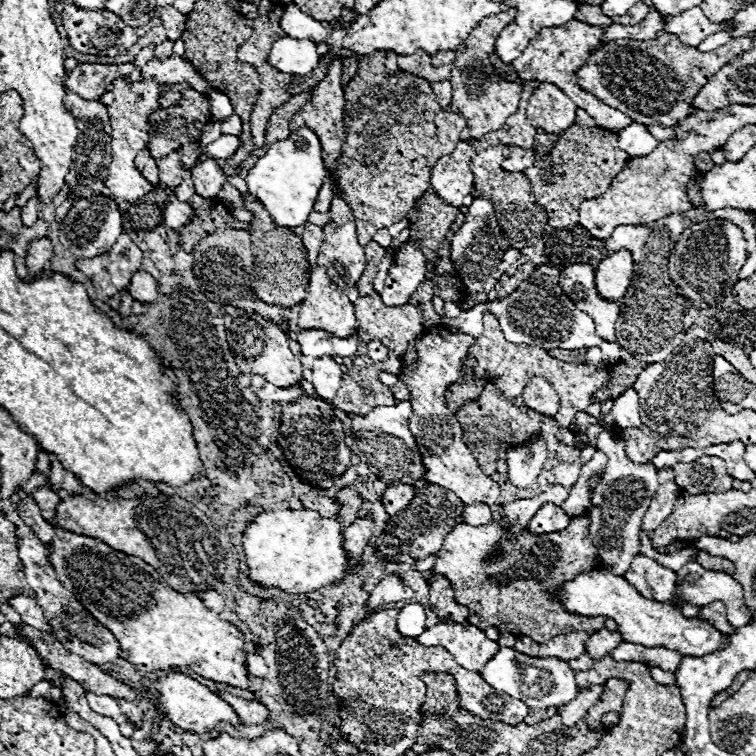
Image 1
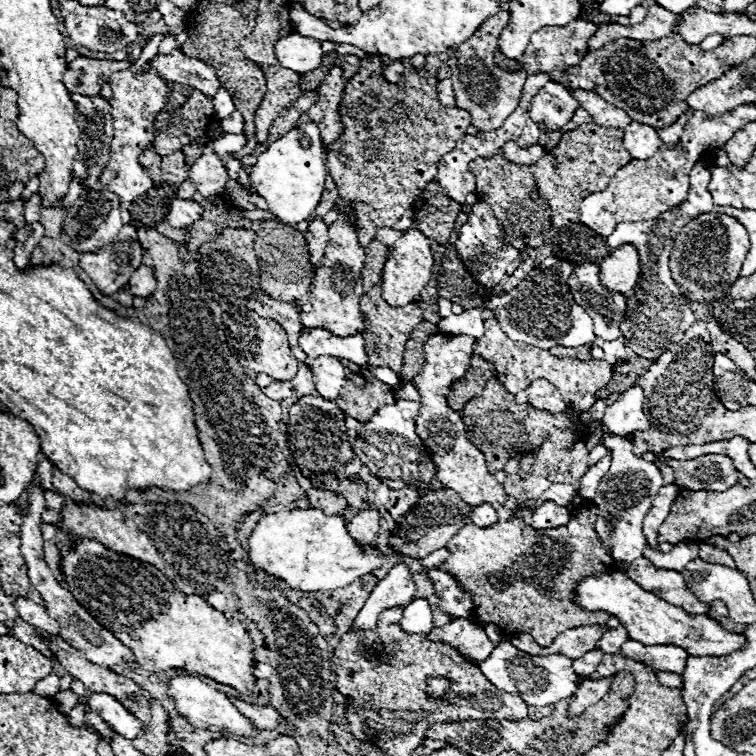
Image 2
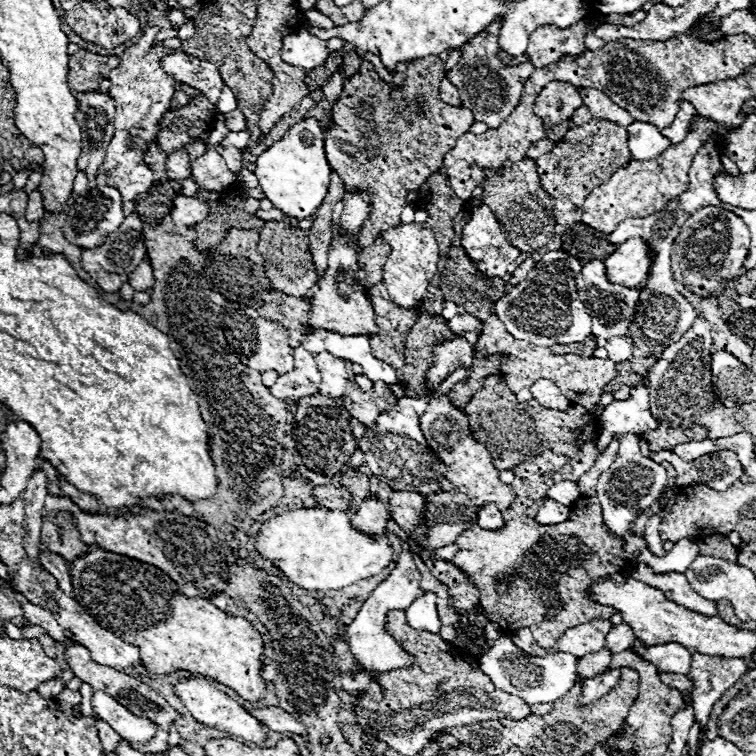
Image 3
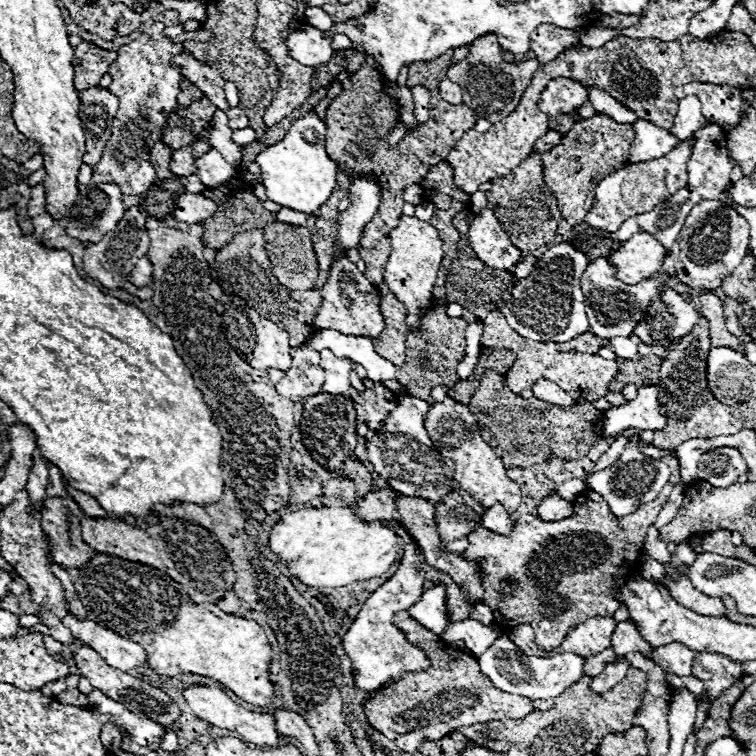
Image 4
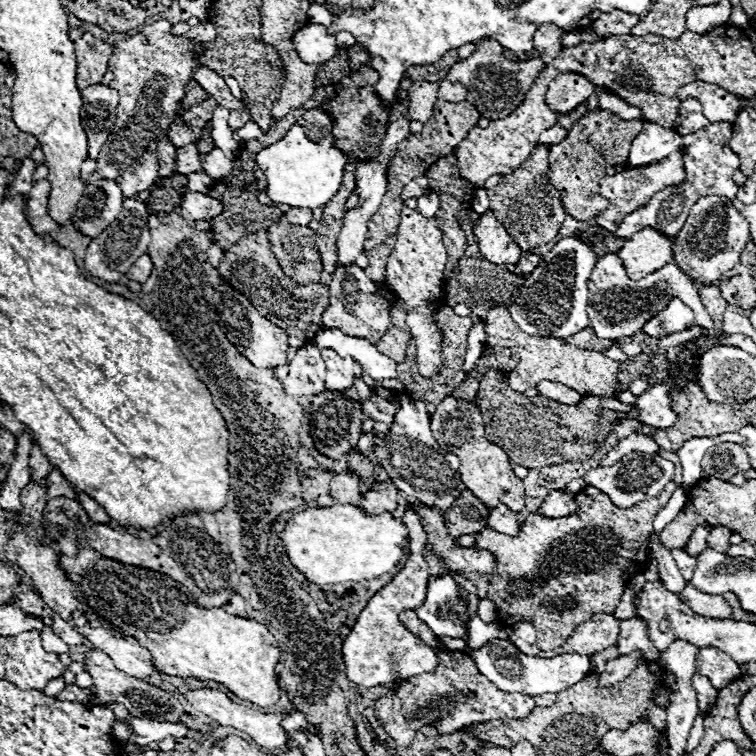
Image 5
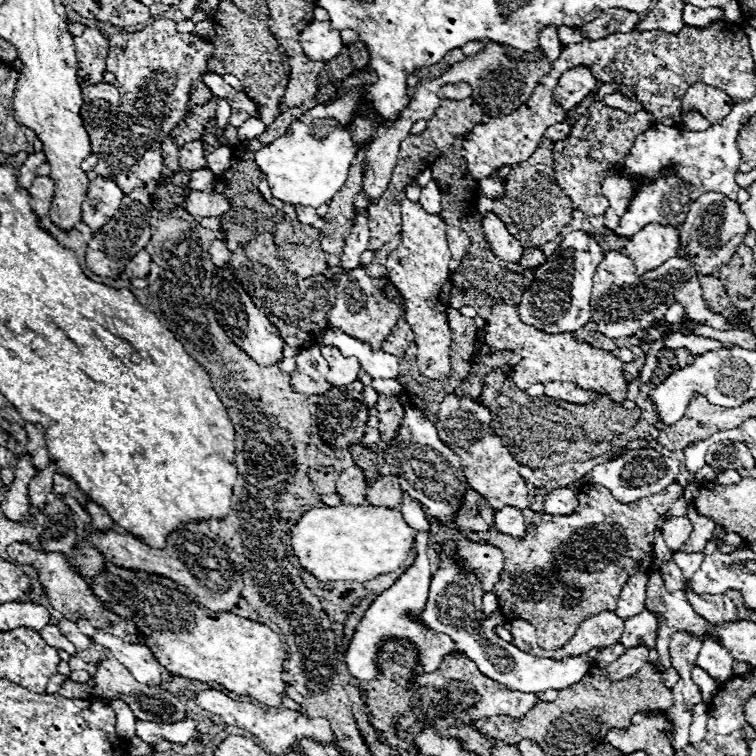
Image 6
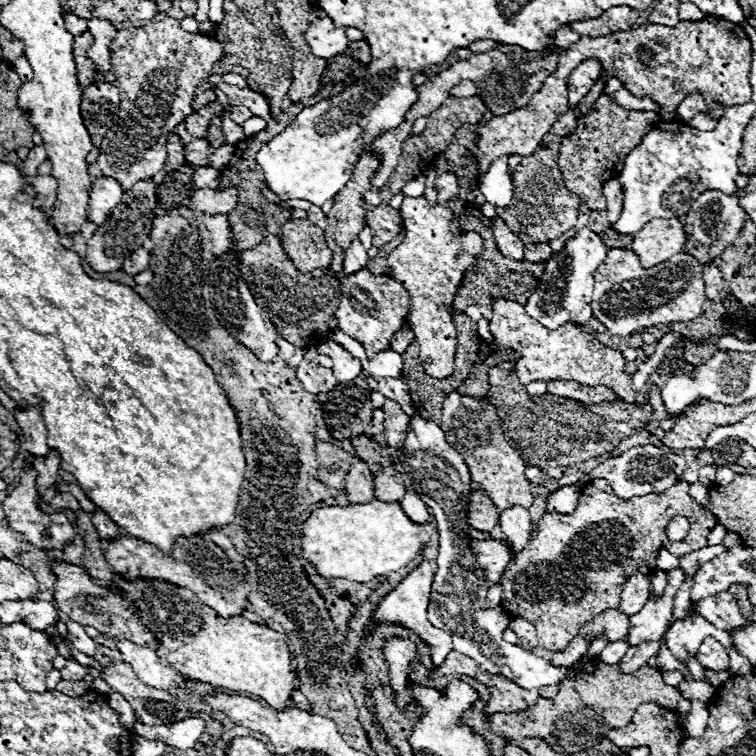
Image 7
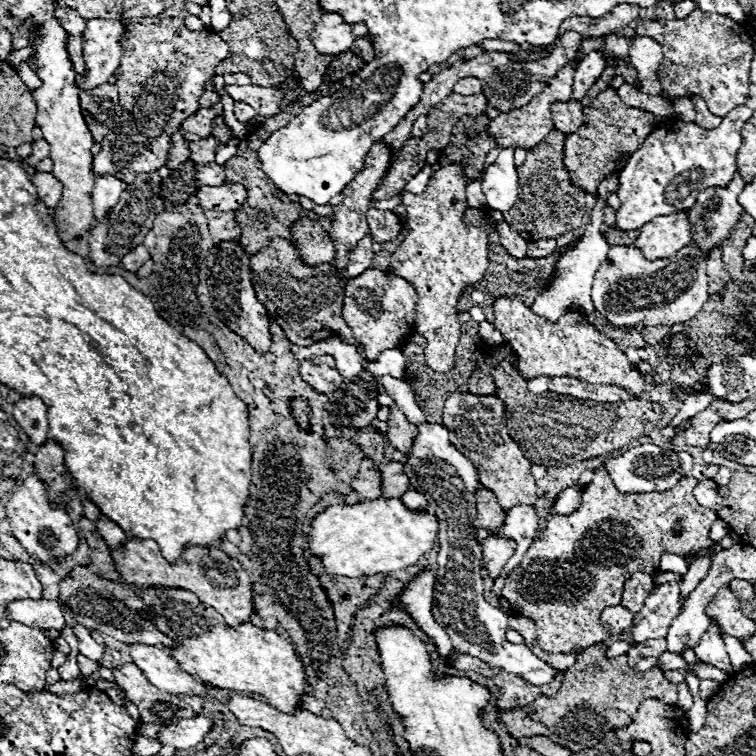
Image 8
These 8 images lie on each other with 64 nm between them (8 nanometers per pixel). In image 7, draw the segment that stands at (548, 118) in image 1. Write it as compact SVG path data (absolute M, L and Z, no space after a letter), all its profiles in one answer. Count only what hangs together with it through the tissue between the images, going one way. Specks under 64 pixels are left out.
M584 60L568 80L568 104L576 106L586 92L596 84L600 78L600 62L598 60Z

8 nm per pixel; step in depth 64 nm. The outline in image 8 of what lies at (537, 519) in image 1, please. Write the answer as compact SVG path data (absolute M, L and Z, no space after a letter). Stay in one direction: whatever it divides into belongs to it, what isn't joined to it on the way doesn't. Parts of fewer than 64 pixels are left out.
M570 486L558 494L554 500L554 514L570 514L582 504L582 488L580 486Z

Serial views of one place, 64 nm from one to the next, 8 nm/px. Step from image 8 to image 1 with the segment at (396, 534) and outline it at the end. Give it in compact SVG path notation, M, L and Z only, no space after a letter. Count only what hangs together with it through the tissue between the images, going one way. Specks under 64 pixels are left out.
M278 510L262 512L244 530L244 556L250 578L264 586L278 586L288 594L314 592L326 586L342 584L348 572L362 570L362 564L350 560L342 548L344 536L340 522L322 518L314 510Z

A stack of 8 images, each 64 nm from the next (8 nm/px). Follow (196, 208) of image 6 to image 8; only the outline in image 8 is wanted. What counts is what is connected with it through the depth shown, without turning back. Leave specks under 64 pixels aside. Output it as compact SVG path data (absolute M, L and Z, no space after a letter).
M224 182L220 186L200 186L198 204L208 210L238 210L246 202L246 188L242 184Z

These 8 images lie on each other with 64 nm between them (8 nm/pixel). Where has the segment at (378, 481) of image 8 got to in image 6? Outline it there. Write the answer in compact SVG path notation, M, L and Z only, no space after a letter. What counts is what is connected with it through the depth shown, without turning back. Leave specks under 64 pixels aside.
M350 466L338 476L336 492L342 496L342 502L362 506L366 504L366 490L368 490L368 482L362 468Z

